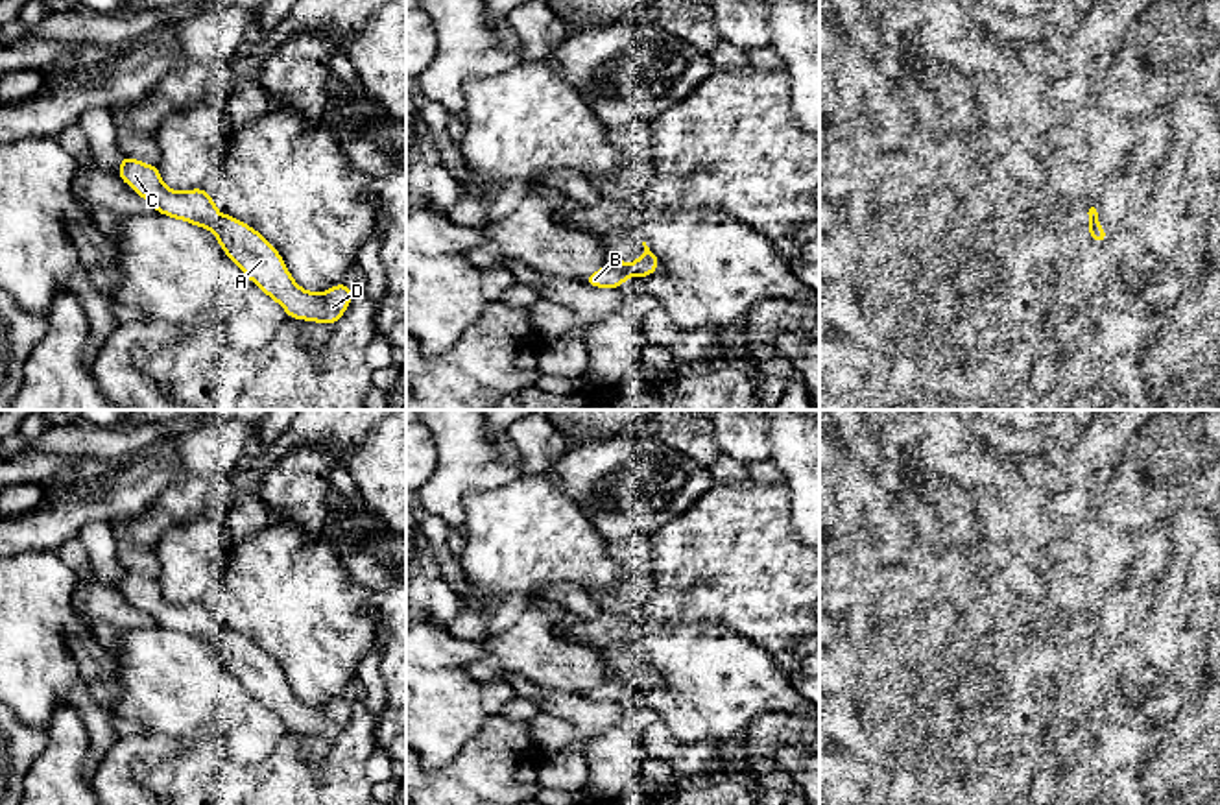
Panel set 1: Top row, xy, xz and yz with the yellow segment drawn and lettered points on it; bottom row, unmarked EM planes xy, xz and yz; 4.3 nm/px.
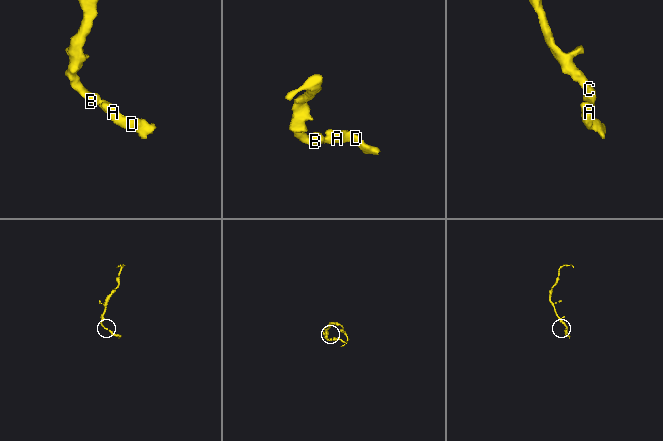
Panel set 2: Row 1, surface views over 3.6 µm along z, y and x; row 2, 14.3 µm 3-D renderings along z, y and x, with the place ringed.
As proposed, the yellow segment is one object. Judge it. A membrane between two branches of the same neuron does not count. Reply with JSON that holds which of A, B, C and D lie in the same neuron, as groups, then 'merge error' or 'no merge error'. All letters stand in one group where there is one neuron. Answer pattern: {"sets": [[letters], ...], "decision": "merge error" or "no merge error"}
{"sets": [["A", "B", "C", "D"]], "decision": "no merge error"}

